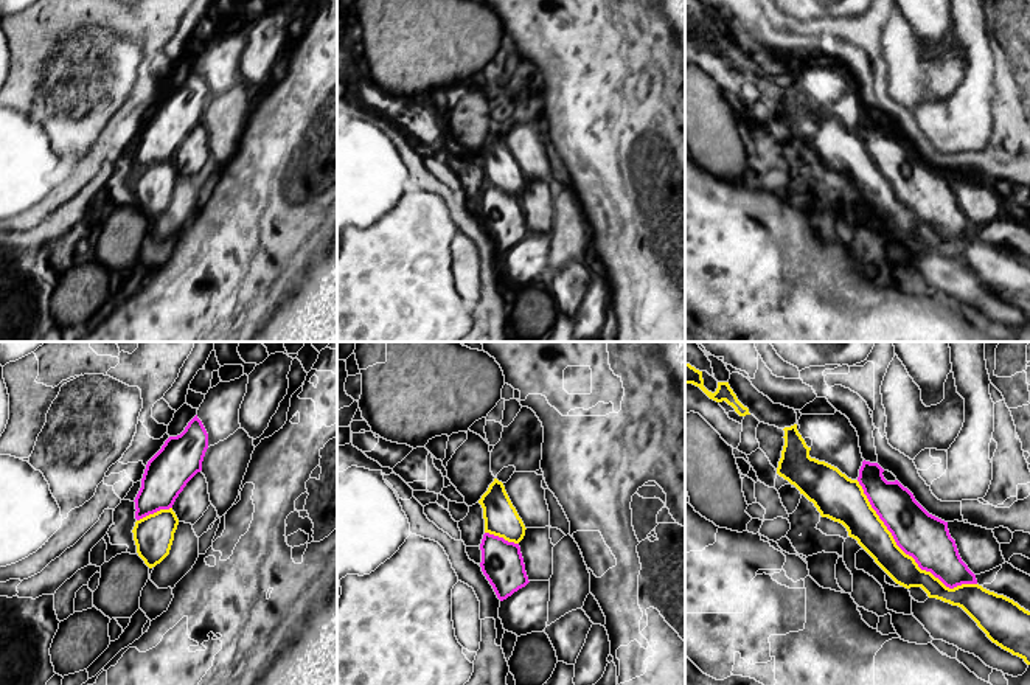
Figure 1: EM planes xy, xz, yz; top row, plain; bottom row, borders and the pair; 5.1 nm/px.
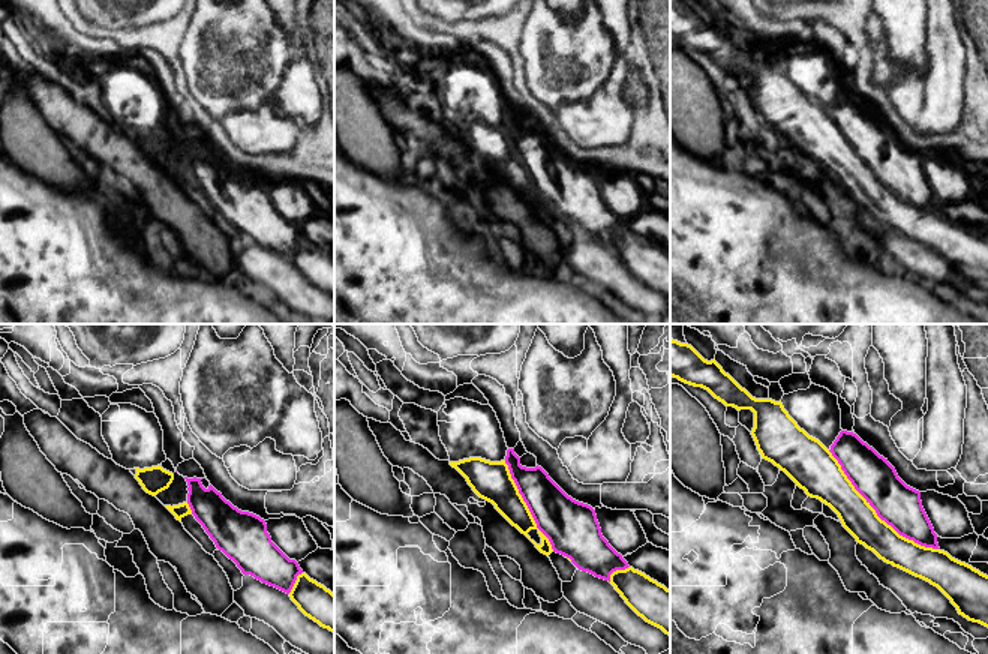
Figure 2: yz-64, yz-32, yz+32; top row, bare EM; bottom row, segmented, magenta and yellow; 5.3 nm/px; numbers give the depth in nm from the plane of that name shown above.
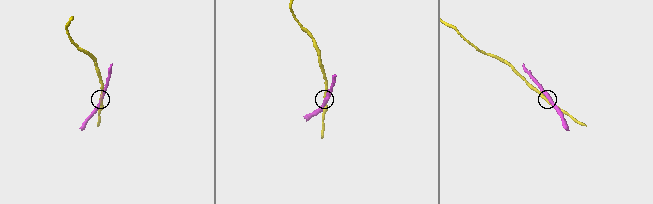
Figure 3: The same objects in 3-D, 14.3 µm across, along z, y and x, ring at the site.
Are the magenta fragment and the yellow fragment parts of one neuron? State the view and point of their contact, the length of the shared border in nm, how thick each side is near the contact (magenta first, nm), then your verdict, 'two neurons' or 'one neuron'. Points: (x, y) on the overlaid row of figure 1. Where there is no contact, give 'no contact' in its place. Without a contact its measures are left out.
meets magenta in yz at (906, 553); contact 800 nm long; 240 nm thick on the magenta side, 170 nm on the other; two neurons

